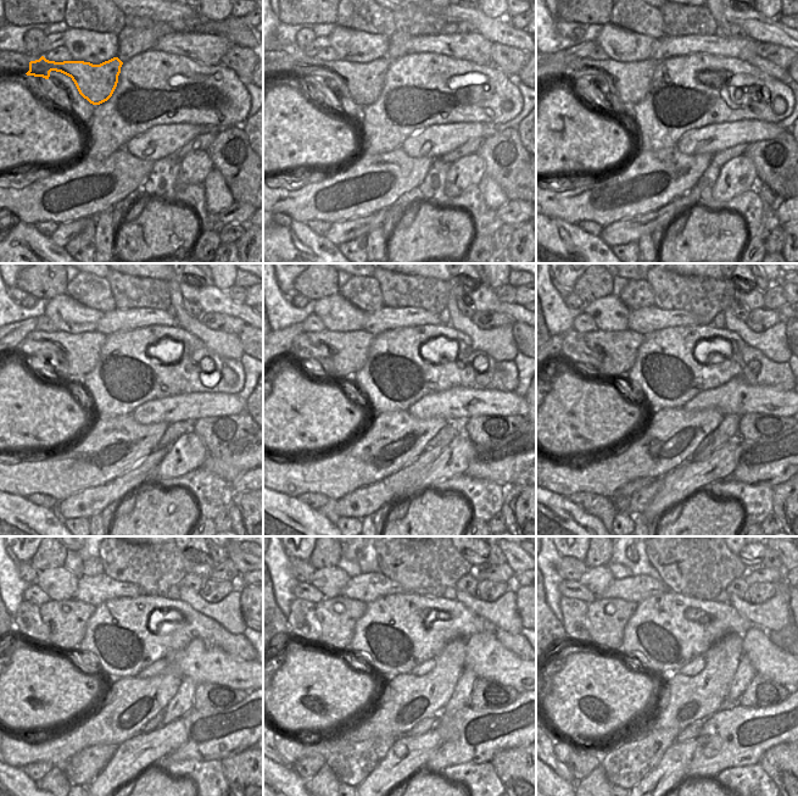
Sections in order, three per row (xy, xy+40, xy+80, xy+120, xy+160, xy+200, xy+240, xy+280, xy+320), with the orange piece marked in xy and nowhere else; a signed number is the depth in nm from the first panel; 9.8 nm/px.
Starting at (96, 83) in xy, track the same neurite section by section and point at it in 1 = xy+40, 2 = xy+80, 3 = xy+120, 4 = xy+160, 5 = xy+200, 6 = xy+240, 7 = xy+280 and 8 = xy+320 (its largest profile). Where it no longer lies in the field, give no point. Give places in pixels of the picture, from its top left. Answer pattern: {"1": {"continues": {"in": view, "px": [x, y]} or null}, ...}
{"1": {"continues": {"in": "xy+40", "px": [364, 81]}}, "2": {"continues": {"in": "xy+80", "px": [631, 81]}}, "3": {"continues": {"in": "xy+120", "px": [77, 355]}}, "4": {"continues": {"in": "xy+160", "px": [347, 352]}}, "5": {"continues": {"in": "xy+200", "px": [618, 349]}}, "6": {"continues": {"in": "xy+240", "px": [66, 621]}}, "7": {"continues": {"in": "xy+280", "px": [336, 617]}}, "8": {"continues": {"in": "xy+320", "px": [606, 618]}}}

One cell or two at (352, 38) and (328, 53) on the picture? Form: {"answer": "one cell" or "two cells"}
{"answer": "two cells"}

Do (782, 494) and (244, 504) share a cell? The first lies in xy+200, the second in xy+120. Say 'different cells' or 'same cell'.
same cell

